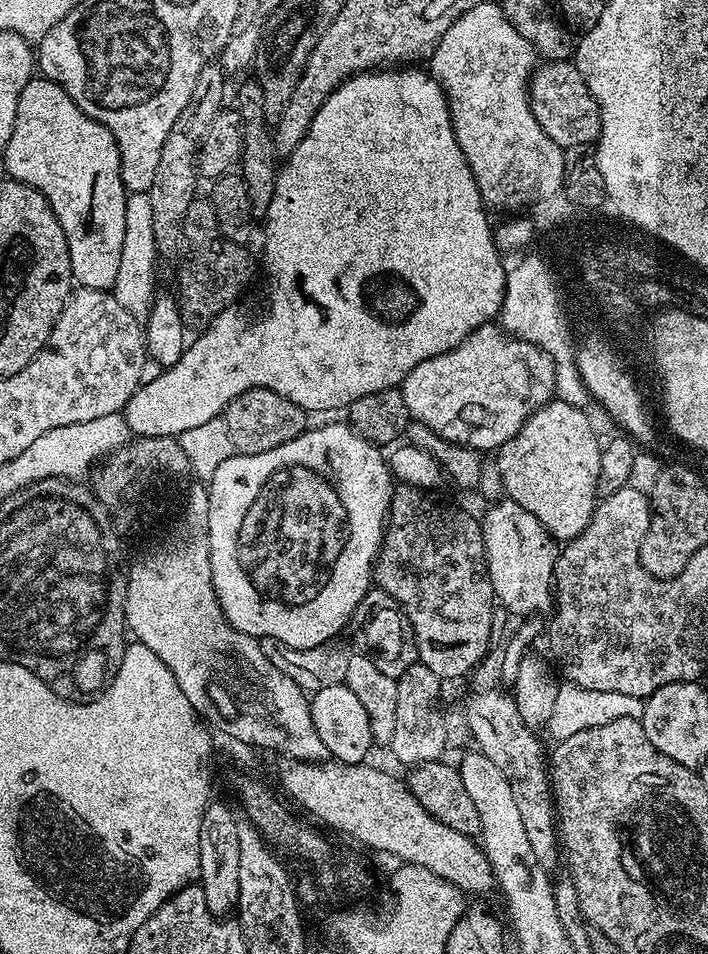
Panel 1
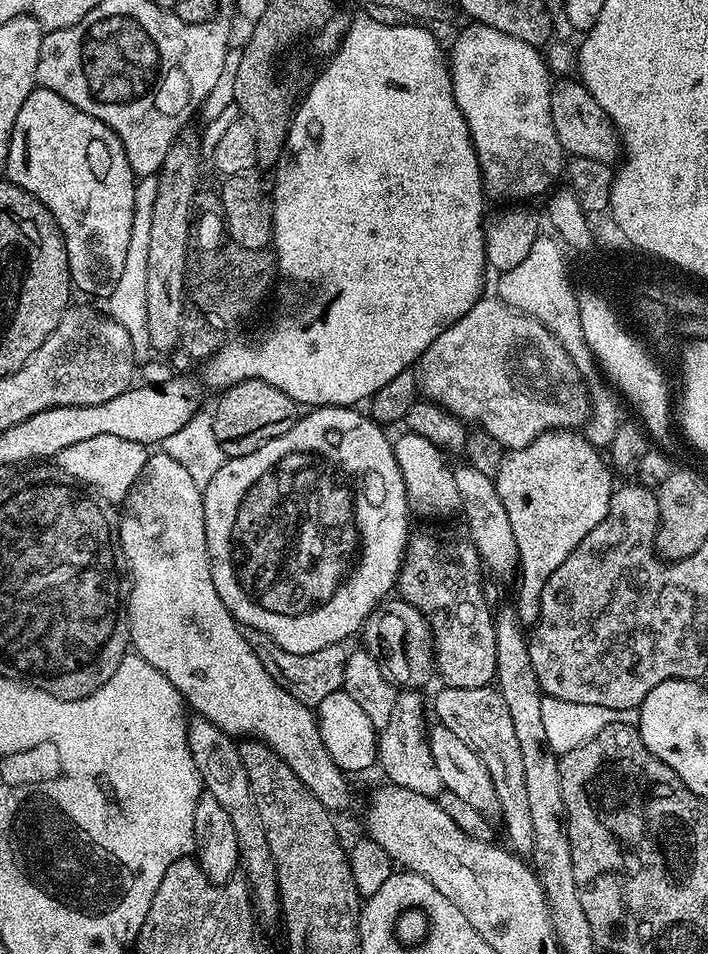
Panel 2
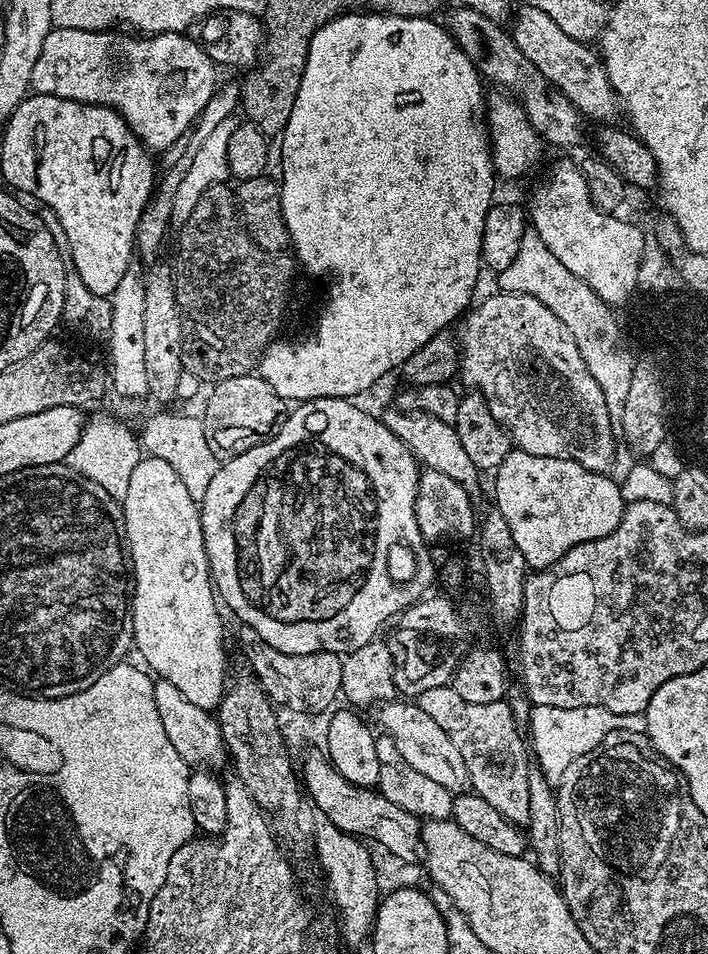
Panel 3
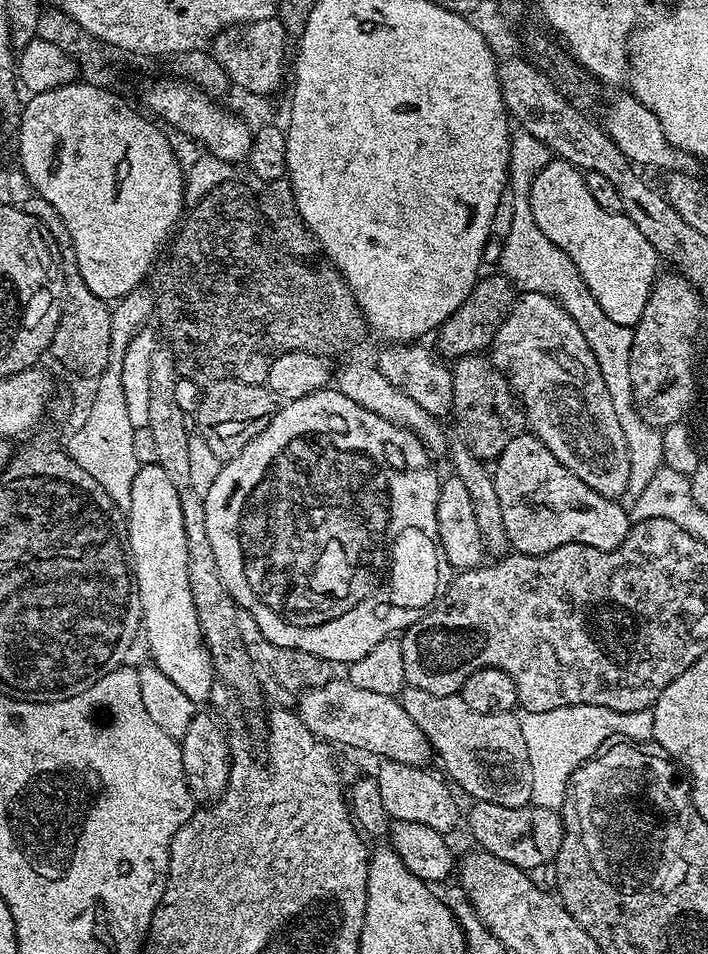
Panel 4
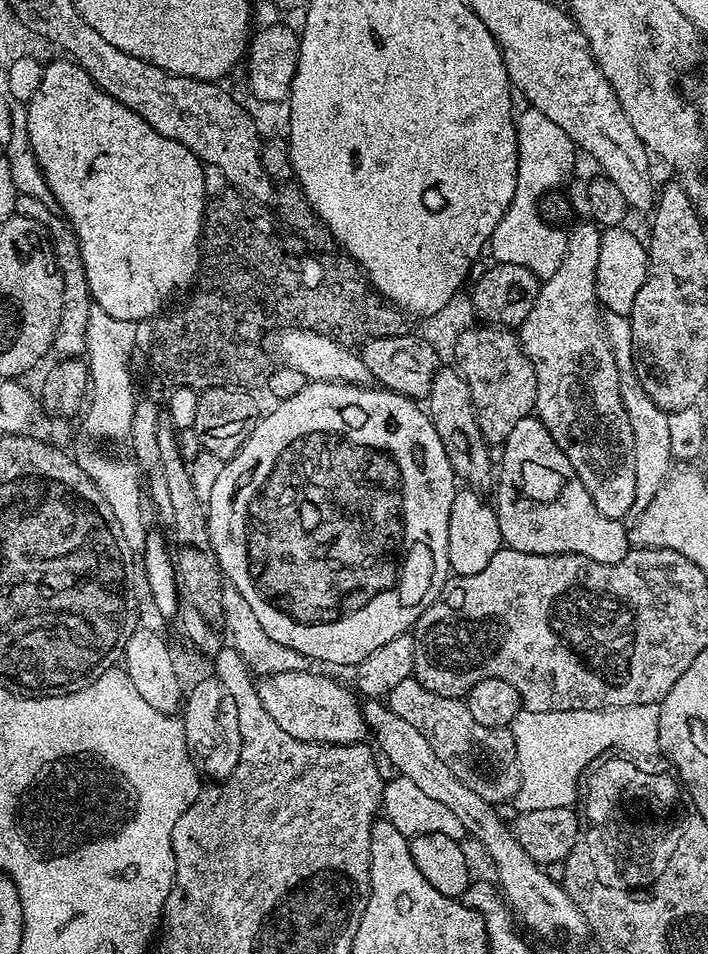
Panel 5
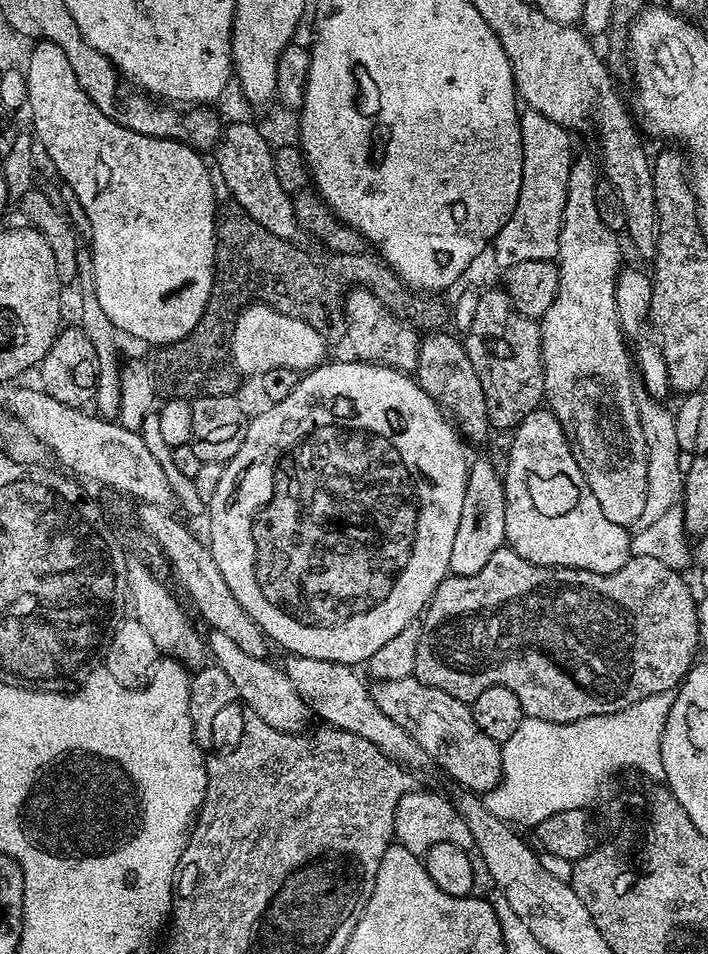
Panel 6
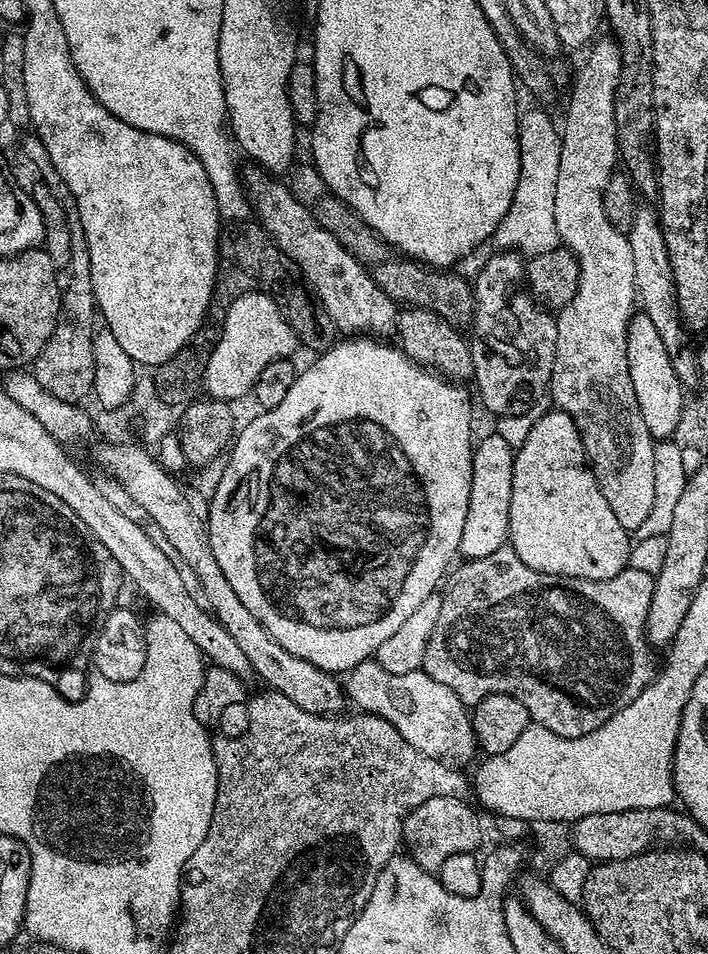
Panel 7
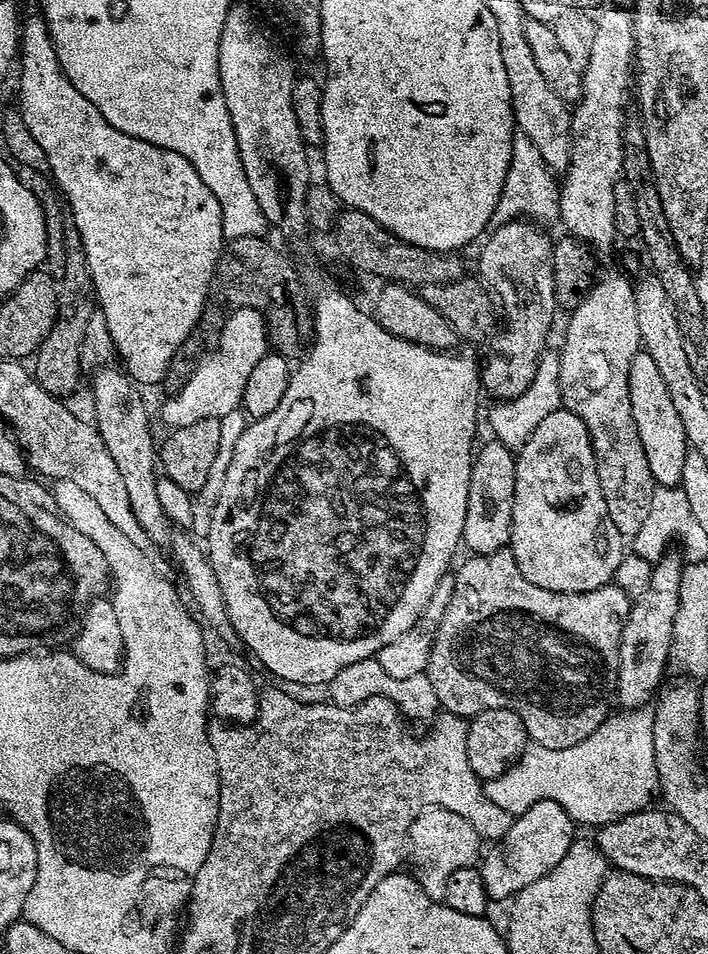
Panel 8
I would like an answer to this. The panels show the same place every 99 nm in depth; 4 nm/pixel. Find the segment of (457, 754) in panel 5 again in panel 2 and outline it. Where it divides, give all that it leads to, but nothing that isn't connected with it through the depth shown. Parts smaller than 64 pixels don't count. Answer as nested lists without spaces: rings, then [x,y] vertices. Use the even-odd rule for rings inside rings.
[[[447,686],[441,689],[436,696],[435,719],[454,730],[454,734],[458,734],[458,738],[462,738],[462,742],[466,742],[466,746],[470,746],[470,750],[474,750],[478,758],[482,758],[498,794],[499,815],[504,815],[504,830],[508,834],[507,847],[521,857],[531,857],[534,825],[526,799],[526,774],[522,771],[522,750],[518,750],[518,738],[514,734],[514,718],[510,718],[506,702],[502,702],[499,691],[492,686],[474,690]]]

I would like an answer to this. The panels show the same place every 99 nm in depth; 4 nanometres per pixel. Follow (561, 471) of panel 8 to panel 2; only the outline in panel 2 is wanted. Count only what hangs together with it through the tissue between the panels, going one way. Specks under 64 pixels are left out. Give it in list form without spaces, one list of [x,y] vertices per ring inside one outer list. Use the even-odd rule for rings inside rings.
[[[557,430],[543,432],[537,440],[530,442],[530,446],[511,449],[500,464],[494,478],[496,493],[498,498],[502,498],[502,506],[506,506],[506,518],[510,518],[510,526],[514,530],[518,576],[521,576],[520,593],[516,596],[514,607],[525,629],[536,627],[542,590],[550,574],[554,574],[554,570],[570,558],[578,542],[582,542],[582,538],[586,538],[586,534],[590,534],[590,530],[594,530],[594,526],[598,526],[610,510],[610,498],[614,491],[613,473],[605,457],[603,460],[600,456],[603,456],[601,449],[595,448],[584,434],[576,430]]]

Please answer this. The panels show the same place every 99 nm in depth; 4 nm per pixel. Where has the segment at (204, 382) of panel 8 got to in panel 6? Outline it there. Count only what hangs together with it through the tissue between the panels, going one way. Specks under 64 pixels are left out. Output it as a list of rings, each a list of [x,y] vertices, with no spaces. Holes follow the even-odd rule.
[[[257,302],[241,309],[239,315],[236,316],[236,325],[232,327],[230,337],[230,358],[239,373],[250,374],[253,378],[259,378],[266,370],[275,368],[288,368],[291,372],[303,374],[325,363],[327,356],[324,355],[328,352],[327,347],[329,348],[329,345],[324,336],[318,334],[318,330],[314,330],[314,326],[310,326],[298,318],[290,318],[279,312],[278,309],[271,308],[269,304]]]

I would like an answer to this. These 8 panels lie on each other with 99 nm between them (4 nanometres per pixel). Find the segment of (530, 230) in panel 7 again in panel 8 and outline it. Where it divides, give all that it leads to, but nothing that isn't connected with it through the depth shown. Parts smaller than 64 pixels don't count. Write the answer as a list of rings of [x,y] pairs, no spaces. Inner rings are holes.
[[[516,134],[512,138],[510,170],[498,198],[498,206],[492,215],[492,224],[499,226],[521,218],[527,218],[540,226],[552,223],[555,225],[560,218],[560,184],[557,173],[544,161],[531,138],[525,134]]]

